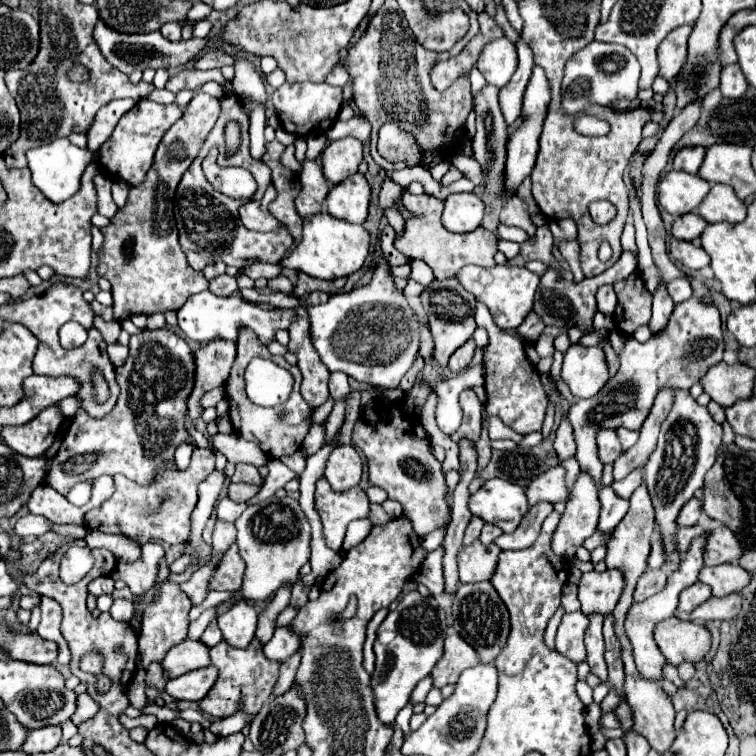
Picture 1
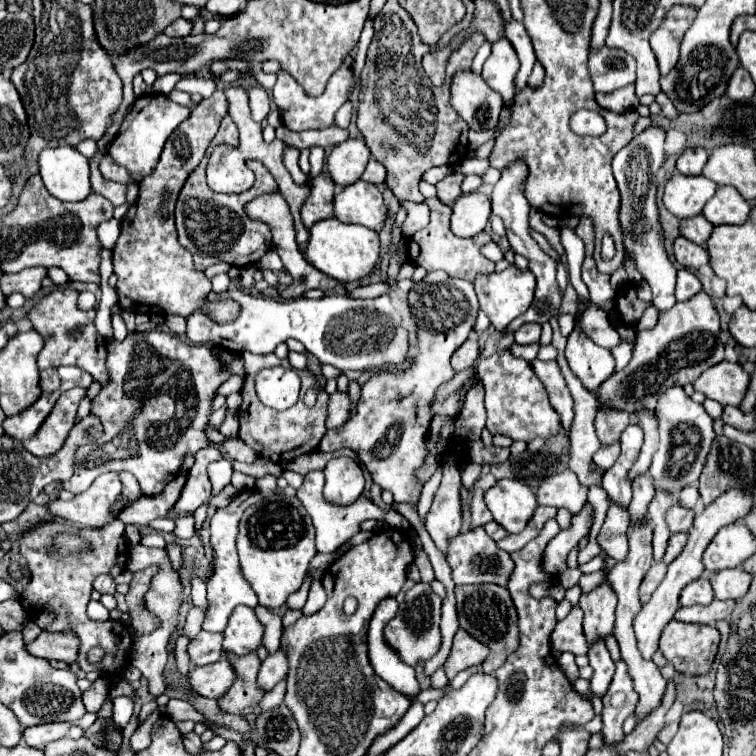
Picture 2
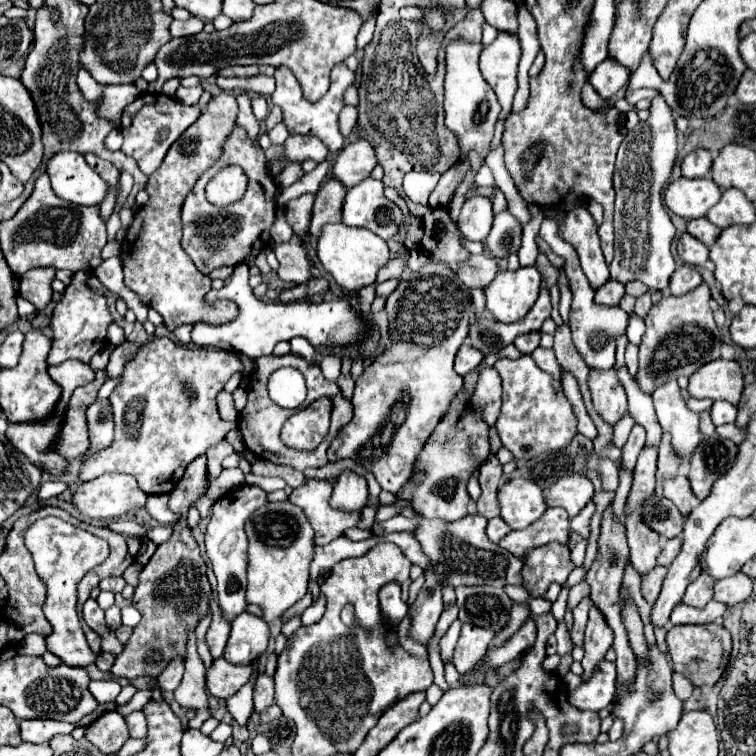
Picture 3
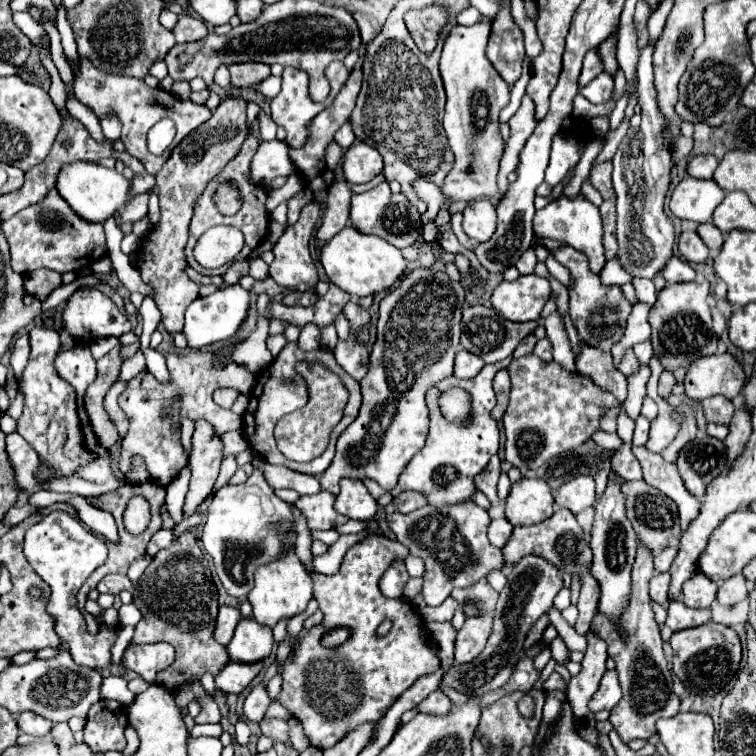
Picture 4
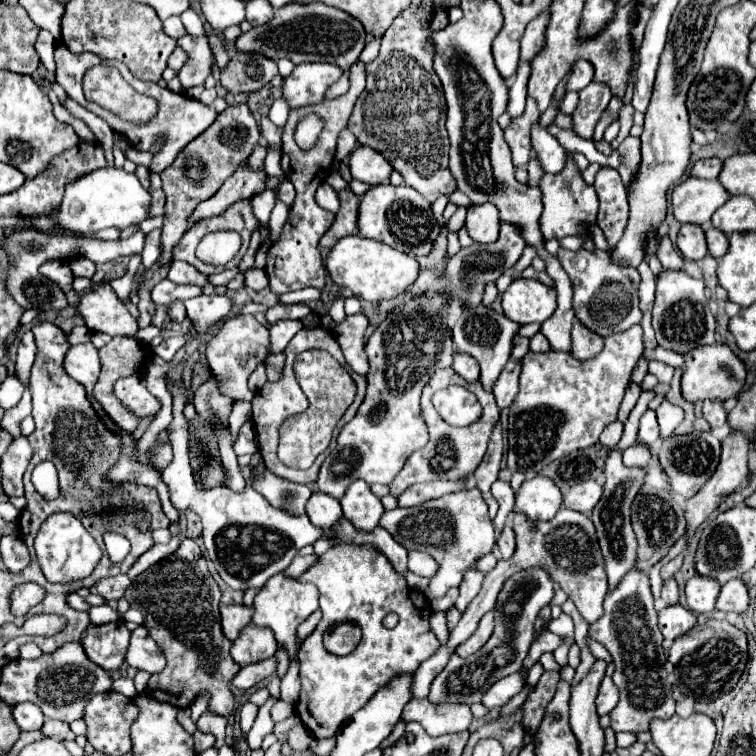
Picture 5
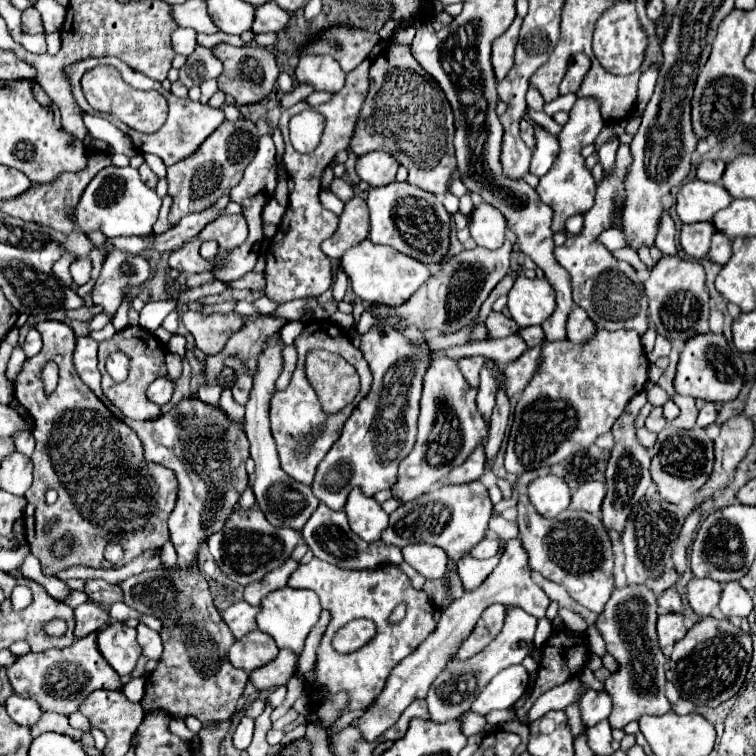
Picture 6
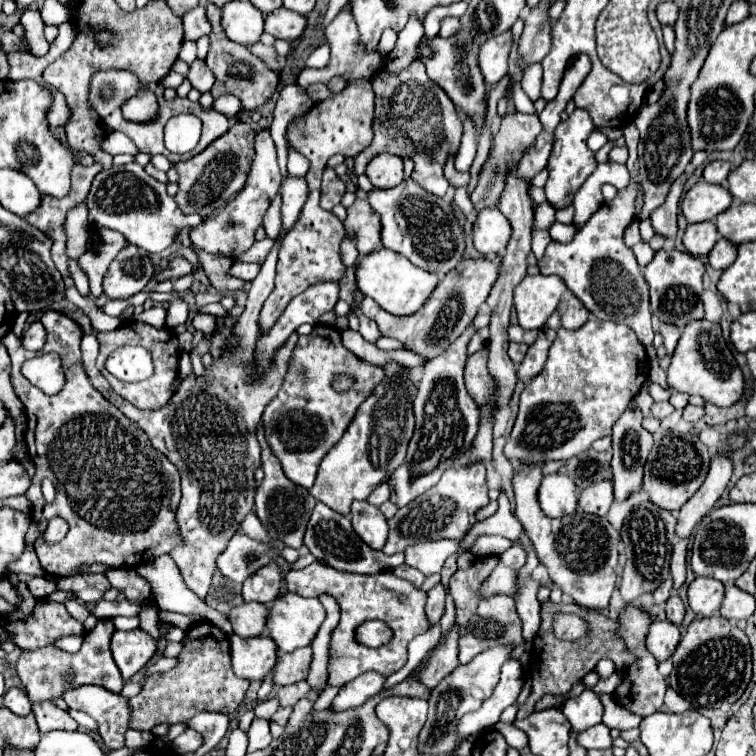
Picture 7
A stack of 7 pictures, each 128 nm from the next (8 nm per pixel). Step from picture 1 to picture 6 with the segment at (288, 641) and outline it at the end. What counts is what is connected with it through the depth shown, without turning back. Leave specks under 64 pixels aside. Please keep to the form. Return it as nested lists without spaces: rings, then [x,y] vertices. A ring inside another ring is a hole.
[[[242,716],[236,732],[234,732],[234,746],[238,750],[246,750],[250,740],[252,740],[252,732],[254,732],[254,720],[248,716]]]

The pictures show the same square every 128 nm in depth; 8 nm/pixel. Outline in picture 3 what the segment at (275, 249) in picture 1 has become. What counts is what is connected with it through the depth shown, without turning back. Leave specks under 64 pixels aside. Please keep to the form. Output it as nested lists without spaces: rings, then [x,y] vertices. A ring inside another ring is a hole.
[[[236,126],[224,142],[220,158],[214,162],[212,168],[208,168],[200,176],[200,180],[194,184],[192,192],[186,196],[182,206],[182,248],[194,260],[196,268],[202,274],[208,274],[218,266],[236,266],[244,262],[256,246],[260,248],[262,242],[264,246],[270,242],[270,228],[276,218],[276,192],[278,186],[274,182],[274,176],[268,176],[268,166],[262,148],[256,142],[250,142],[246,132],[240,126]],[[226,164],[240,164],[242,170],[248,176],[252,176],[252,180],[242,200],[238,200],[236,204],[228,204],[224,208],[216,208],[214,204],[208,204],[204,188],[208,180]]]

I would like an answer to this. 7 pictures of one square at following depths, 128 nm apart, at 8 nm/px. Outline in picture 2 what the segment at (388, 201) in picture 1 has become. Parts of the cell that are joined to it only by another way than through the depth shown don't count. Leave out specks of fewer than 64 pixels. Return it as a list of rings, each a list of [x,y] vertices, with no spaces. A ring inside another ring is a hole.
[[[401,201],[400,206],[407,211],[406,219],[401,226],[402,236],[405,239],[412,237],[414,232],[425,228],[430,221],[430,210],[423,203]]]

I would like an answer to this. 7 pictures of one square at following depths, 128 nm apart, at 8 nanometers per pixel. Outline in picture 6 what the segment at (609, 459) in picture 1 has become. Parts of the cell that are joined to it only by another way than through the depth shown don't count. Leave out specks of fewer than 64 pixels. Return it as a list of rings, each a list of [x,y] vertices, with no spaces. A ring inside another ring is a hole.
[[[574,306],[574,310],[570,312],[566,328],[568,328],[568,340],[578,342],[578,344],[586,344],[596,334],[596,326],[586,316],[586,312],[578,306]]]

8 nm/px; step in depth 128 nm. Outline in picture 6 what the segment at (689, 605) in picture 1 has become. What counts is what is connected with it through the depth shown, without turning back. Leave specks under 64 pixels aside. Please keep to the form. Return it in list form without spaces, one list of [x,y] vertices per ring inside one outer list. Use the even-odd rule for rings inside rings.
[[[692,578],[688,582],[688,602],[690,602],[692,610],[702,618],[710,616],[712,608],[720,600],[720,594],[722,594],[722,584],[714,582],[710,578],[702,578],[702,580]]]

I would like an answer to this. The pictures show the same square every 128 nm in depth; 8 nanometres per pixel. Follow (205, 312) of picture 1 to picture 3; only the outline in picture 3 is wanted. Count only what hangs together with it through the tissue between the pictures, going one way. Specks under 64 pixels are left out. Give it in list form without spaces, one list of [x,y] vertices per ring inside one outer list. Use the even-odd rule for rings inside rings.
[[[237,264],[234,266],[230,284],[226,284],[220,290],[210,290],[206,294],[206,300],[208,302],[218,300],[218,298],[230,298],[238,306],[242,306],[242,310],[240,310],[240,316],[234,322],[226,324],[226,326],[194,326],[194,330],[192,330],[192,342],[194,342],[194,346],[214,346],[214,348],[220,348],[220,350],[246,354],[248,358],[258,358],[258,356],[272,354],[274,346],[280,340],[290,340],[294,336],[306,338],[314,348],[330,348],[330,350],[338,350],[340,348],[340,350],[346,350],[346,348],[360,346],[366,340],[368,332],[370,332],[370,324],[346,300],[330,300],[330,302],[324,302],[324,300],[322,302],[310,302],[310,300],[306,300],[306,302],[290,302],[290,304],[284,304],[284,302],[266,302],[266,300],[256,298],[248,281],[244,282],[244,279],[248,280],[249,277],[249,267],[246,264]]]

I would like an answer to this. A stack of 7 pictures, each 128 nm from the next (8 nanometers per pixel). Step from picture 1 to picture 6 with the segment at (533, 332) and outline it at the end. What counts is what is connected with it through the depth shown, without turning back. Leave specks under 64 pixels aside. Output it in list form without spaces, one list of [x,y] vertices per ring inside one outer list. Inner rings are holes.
[[[506,336],[506,338],[498,338],[498,340],[488,340],[488,342],[472,342],[466,346],[456,346],[456,348],[446,350],[446,356],[460,360],[464,356],[480,354],[484,358],[494,358],[496,362],[506,366],[508,362],[522,356],[526,348],[528,346],[524,344],[524,340],[520,340],[520,336]]]

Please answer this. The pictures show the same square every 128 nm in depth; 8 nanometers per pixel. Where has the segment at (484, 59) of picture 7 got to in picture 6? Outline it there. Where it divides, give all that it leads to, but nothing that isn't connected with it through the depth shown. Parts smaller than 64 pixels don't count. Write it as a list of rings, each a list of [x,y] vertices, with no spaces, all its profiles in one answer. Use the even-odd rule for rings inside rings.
[[[516,16],[512,26],[492,44],[492,66],[494,66],[494,74],[498,82],[504,80],[504,76],[512,68],[512,60],[514,60],[518,36],[520,36],[520,24],[522,24],[522,18]]]

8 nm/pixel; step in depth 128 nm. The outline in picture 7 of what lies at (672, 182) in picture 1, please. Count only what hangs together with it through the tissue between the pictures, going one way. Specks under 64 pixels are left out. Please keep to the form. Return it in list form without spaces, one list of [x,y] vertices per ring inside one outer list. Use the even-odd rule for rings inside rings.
[[[696,182],[682,198],[682,212],[690,224],[714,220],[732,204],[732,194],[724,186]]]

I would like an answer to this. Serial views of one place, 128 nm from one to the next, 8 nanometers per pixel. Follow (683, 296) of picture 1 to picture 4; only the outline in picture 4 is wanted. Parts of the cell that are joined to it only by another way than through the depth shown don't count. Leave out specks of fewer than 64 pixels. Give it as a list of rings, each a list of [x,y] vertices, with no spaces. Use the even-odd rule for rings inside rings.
[[[670,258],[670,262],[666,264],[666,268],[664,268],[664,278],[666,278],[666,282],[668,284],[680,284],[680,282],[692,282],[694,278],[696,278],[696,272],[694,272],[694,268],[688,264],[688,262],[684,262],[684,260],[680,260],[680,258]]]

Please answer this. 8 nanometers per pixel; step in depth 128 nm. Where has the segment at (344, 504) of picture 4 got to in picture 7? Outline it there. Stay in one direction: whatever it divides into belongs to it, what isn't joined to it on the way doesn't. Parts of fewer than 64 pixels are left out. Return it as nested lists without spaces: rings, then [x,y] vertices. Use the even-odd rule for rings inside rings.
[[[352,502],[352,528],[356,534],[376,550],[382,550],[386,538],[388,538],[388,524],[384,514],[378,506],[372,506],[370,502]]]

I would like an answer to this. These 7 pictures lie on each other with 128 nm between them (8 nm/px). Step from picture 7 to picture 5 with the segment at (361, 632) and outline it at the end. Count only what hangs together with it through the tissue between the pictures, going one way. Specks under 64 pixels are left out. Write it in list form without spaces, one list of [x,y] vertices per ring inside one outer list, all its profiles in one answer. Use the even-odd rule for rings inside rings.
[[[344,622],[344,624],[338,624],[336,628],[332,628],[330,632],[326,632],[324,648],[332,654],[350,654],[352,648],[358,646],[360,638],[362,638],[360,628],[352,622]]]

